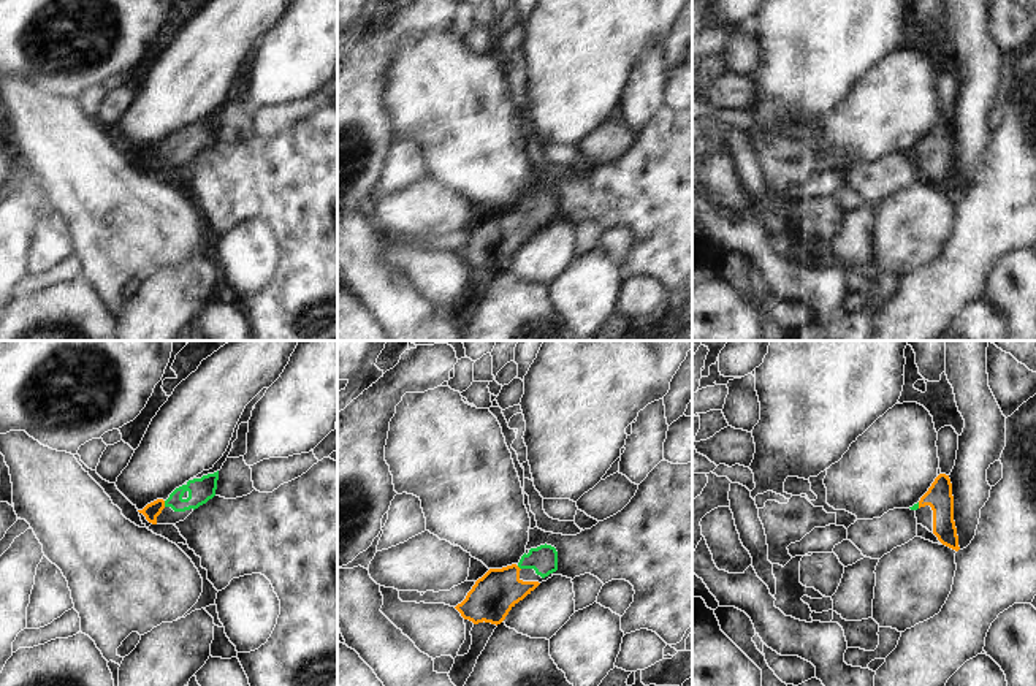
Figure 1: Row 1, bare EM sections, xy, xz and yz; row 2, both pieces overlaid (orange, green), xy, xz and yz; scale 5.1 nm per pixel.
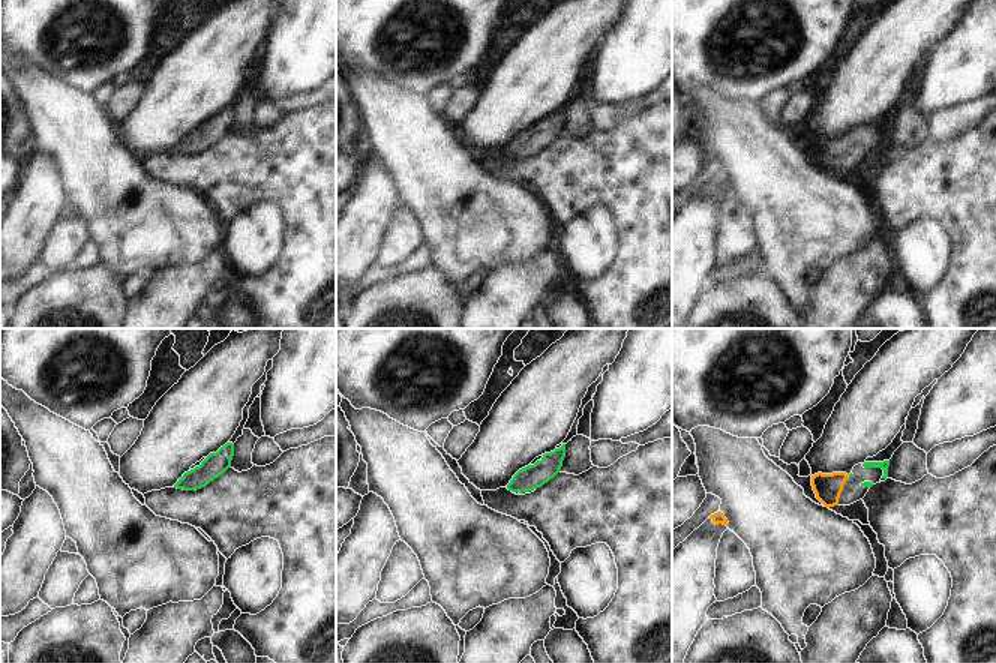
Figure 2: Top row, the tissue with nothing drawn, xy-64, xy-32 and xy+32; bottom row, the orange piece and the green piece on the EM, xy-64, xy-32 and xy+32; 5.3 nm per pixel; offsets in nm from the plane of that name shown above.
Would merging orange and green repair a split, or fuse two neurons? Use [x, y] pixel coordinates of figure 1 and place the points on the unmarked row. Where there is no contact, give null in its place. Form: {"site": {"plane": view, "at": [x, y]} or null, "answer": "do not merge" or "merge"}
{"site": {"plane": "xy", "at": [163, 149]}, "answer": "merge"}

